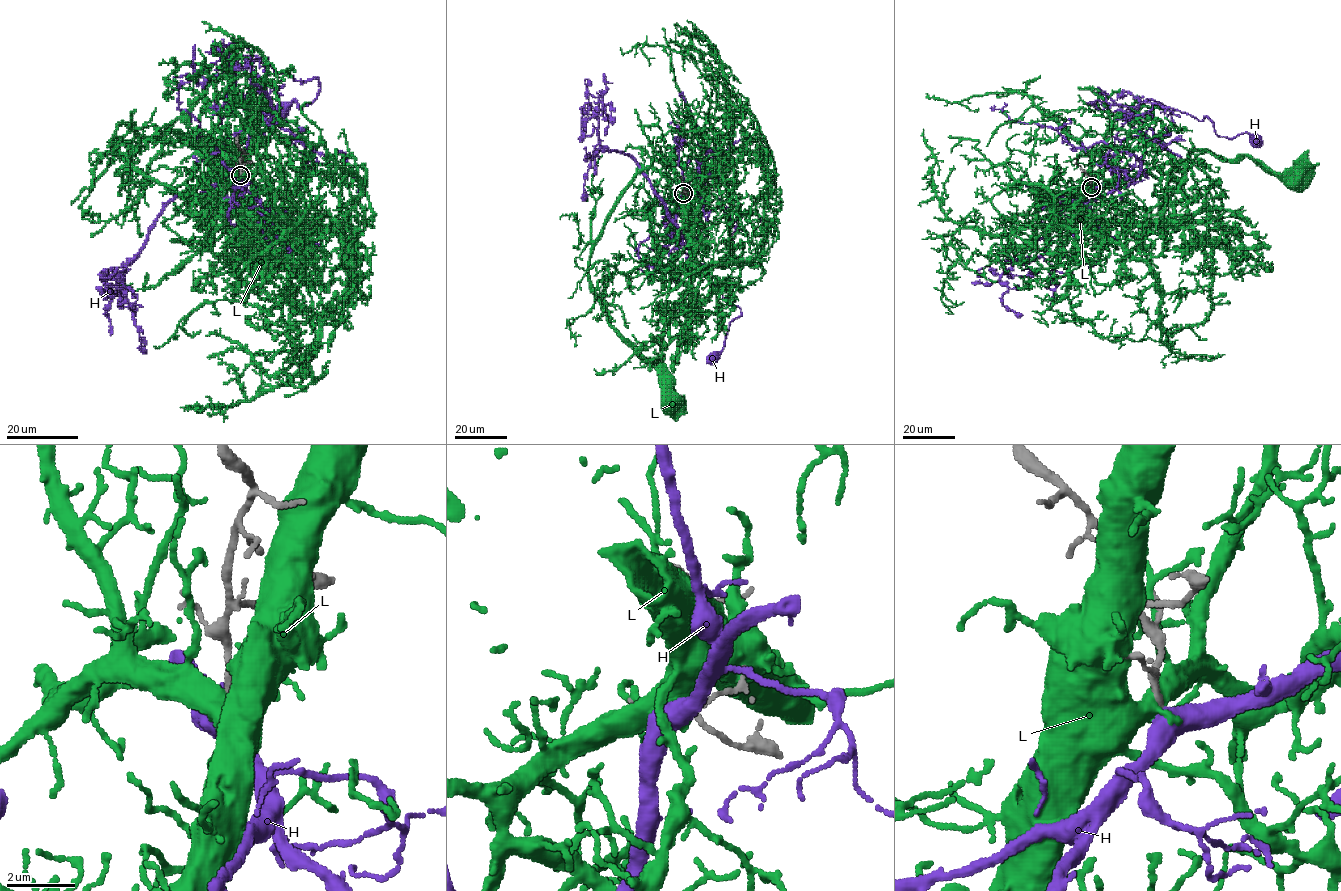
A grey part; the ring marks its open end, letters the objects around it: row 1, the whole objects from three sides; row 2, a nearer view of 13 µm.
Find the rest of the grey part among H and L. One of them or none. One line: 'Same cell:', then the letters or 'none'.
Same cell: H

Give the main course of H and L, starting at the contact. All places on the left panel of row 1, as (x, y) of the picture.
H: (240, 175), (228, 175), (249, 134), (234, 88), (238, 58), (302, 84), (318, 78), (315, 99), (283, 109)
L: (240, 173), (230, 197), (184, 198), (111, 139), (129, 124), (146, 136), (180, 134), (229, 166)

